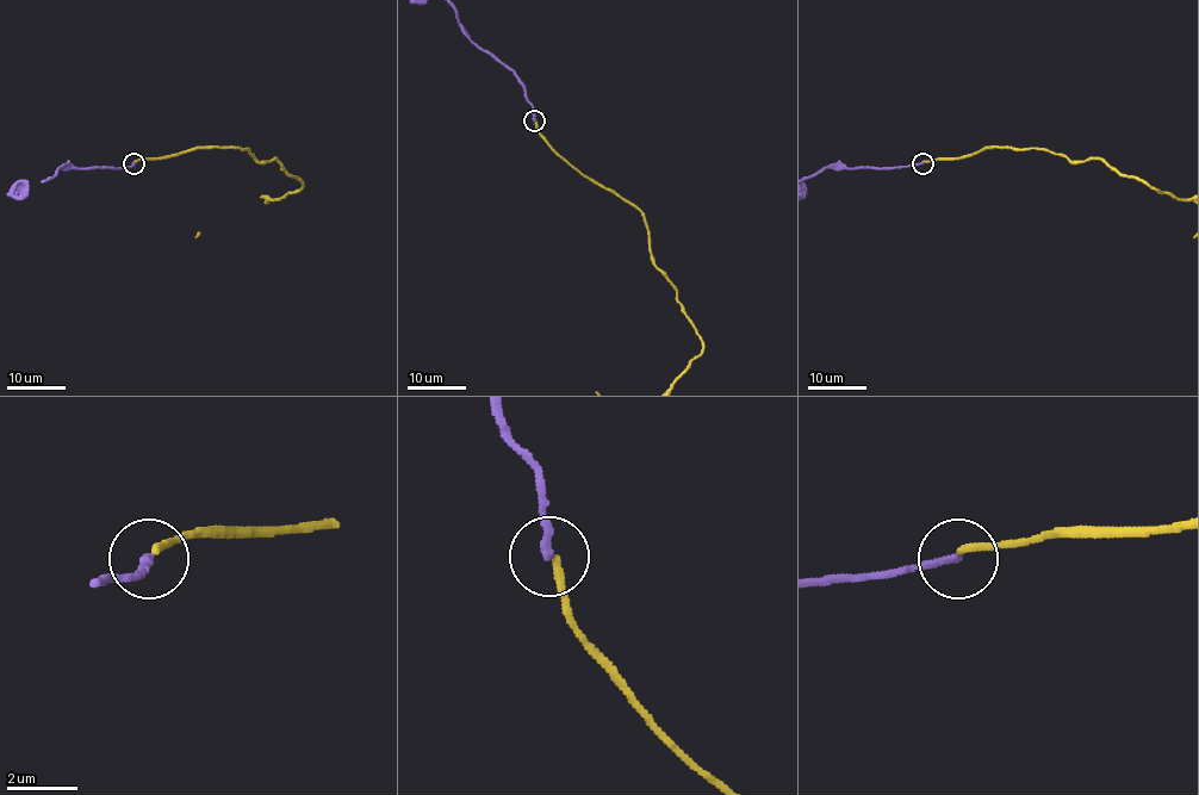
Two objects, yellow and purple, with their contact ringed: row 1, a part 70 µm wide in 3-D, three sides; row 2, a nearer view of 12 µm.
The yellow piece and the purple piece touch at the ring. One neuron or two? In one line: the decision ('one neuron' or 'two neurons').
two neurons

